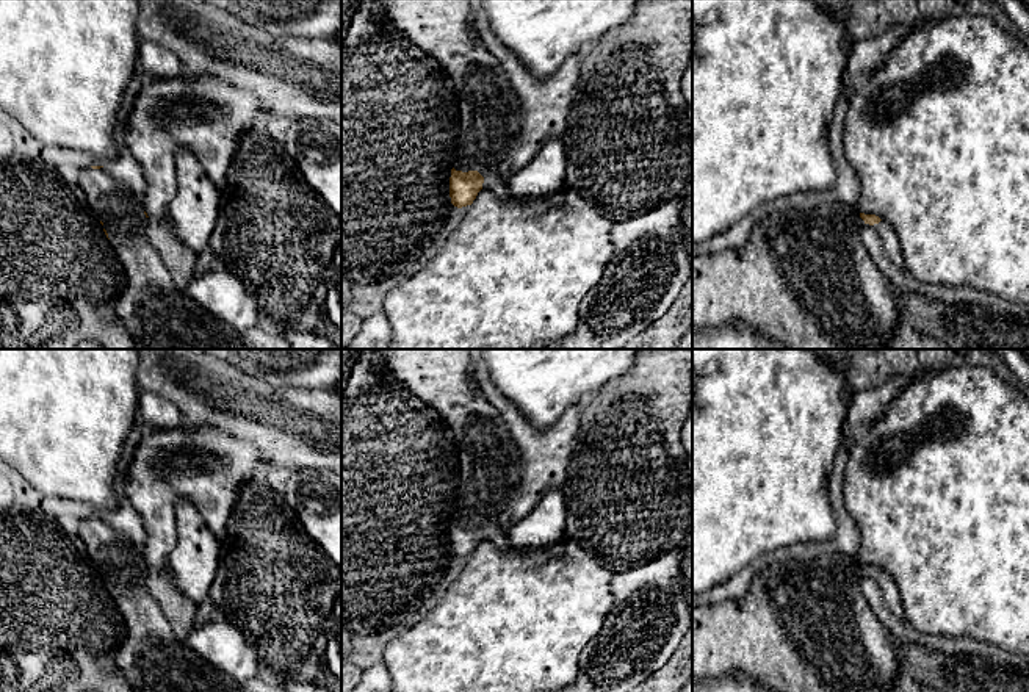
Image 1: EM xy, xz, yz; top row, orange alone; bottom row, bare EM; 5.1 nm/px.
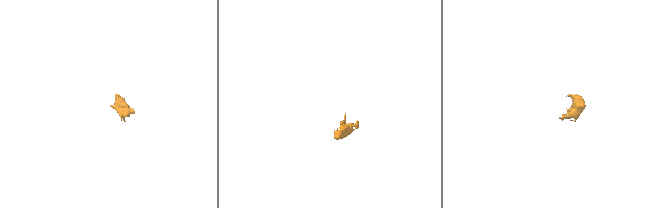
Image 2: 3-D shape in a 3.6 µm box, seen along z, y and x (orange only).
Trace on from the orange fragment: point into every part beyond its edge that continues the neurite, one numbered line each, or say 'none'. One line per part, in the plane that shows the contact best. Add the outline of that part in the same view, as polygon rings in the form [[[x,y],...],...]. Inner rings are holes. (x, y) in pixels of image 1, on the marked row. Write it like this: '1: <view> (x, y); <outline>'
1: xz (489, 110); [[[376,0],[387,6],[385,19],[398,16],[401,31],[428,52],[453,80],[457,96],[459,132],[456,136],[454,169],[468,172],[478,171],[484,177],[482,191],[490,189],[498,180],[493,177],[498,166],[511,158],[515,149],[517,136],[522,128],[522,102],[520,96],[512,89],[509,77],[501,63],[490,53],[473,33],[473,13],[468,0]]]

